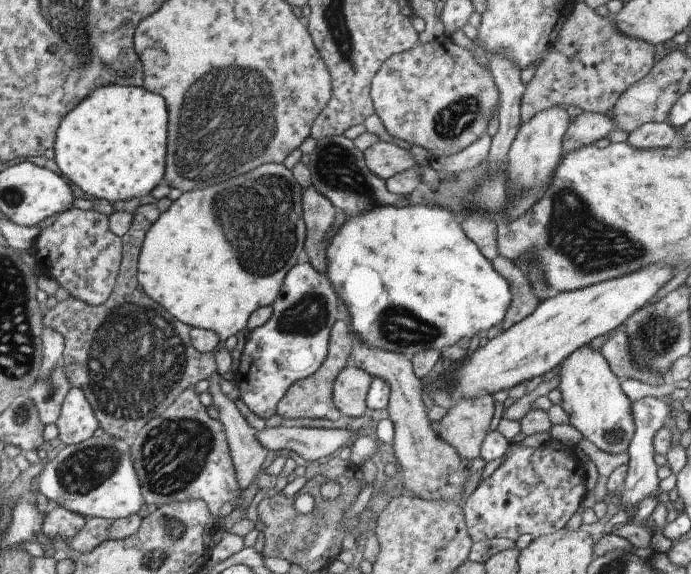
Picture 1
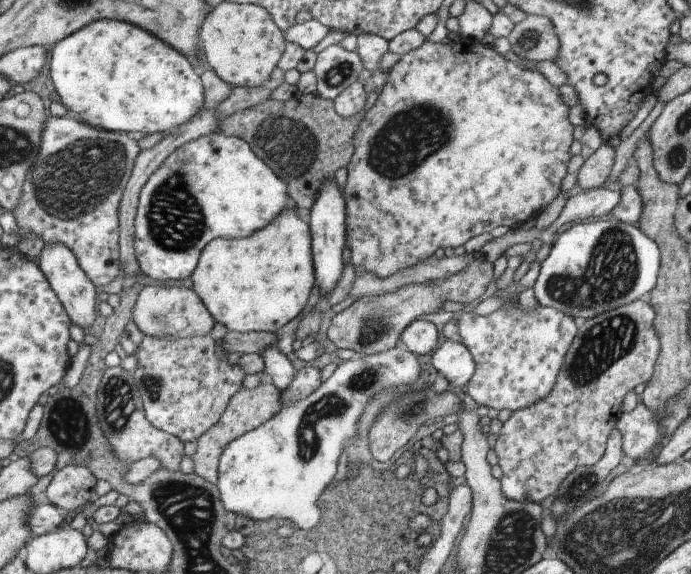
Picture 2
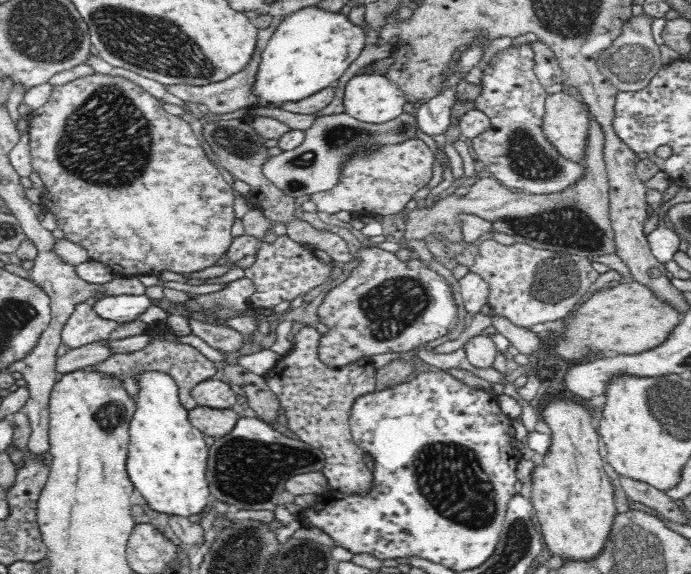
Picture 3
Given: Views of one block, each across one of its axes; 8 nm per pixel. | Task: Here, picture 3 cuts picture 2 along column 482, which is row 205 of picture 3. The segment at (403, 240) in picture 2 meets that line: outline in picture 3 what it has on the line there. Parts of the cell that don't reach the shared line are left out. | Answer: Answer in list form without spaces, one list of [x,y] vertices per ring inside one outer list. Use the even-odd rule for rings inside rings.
[[[95,73],[77,78],[66,84],[54,86],[50,99],[44,106],[34,110],[28,118],[31,165],[39,174],[45,190],[42,198],[45,210],[52,212],[57,220],[57,228],[62,230],[65,238],[87,250],[90,259],[100,261],[113,269],[118,276],[135,276],[137,274],[158,274],[163,270],[172,270],[180,274],[204,270],[226,254],[232,242],[230,228],[234,224],[234,194],[232,187],[226,183],[220,170],[208,159],[204,149],[192,132],[190,123],[180,117],[168,114],[163,103],[145,92],[136,83],[120,76]]]

